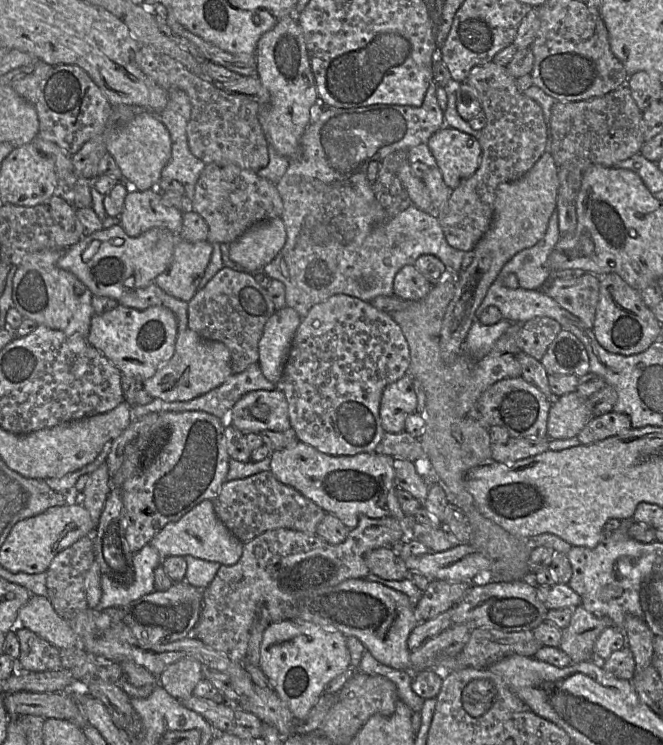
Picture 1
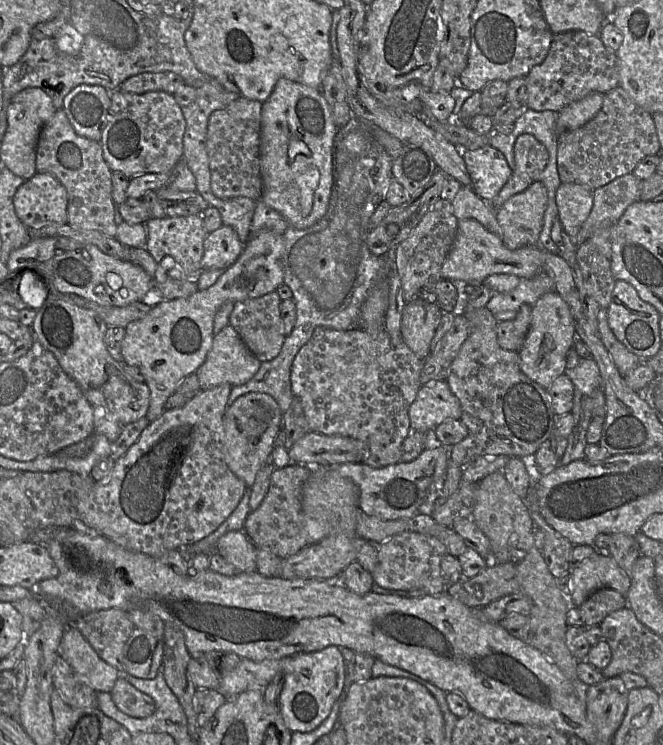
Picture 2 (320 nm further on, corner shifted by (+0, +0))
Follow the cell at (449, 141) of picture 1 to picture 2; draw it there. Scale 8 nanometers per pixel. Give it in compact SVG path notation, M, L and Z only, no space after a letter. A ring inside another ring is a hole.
M491 145L464 150L462 156L472 180L472 189L484 201L494 199L512 174L504 155Z

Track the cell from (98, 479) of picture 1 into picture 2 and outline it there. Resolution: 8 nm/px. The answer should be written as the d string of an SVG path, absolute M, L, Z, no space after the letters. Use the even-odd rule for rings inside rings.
M250 227L250 237L244 244L243 251L241 252L240 256L237 258L237 260L227 269L224 270L223 274L219 277L219 279L216 281L214 285L209 287L208 289L197 291L194 294L192 294L189 297L186 298L178 298L174 300L161 300L158 302L151 310L150 312L143 317L142 319L139 319L137 321L129 323L124 329L125 329L125 336L122 341L121 345L121 352L122 356L124 358L124 361L127 365L132 365L132 366L137 366L141 369L141 371L144 374L144 382L148 386L150 390L150 404L148 411L146 413L146 418L150 421L153 422L156 420L161 414L164 412L164 406L167 401L167 399L172 395L174 390L176 389L177 385L187 376L191 374L195 374L197 369L204 363L207 354L209 353L211 347L212 347L212 342L213 342L213 325L214 325L214 318L215 315L218 311L218 309L222 306L223 303L225 302L239 302L251 298L257 298L261 297L267 293L270 293L272 291L276 291L276 289L283 283L284 279L284 273L282 269L282 264L281 264L281 259L284 254L284 249L285 249L285 242L284 238L280 234L273 233L268 230L261 230L259 232L255 232L251 234L251 227Z

